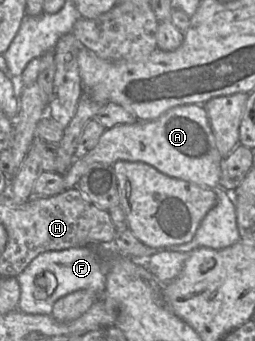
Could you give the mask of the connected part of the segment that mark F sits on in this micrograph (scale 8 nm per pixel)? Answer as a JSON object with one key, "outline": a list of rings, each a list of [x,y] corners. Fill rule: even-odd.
{"outline":[[[92,246],[72,247],[61,251],[46,251],[37,255],[16,277],[20,286],[18,310],[26,314],[51,315],[54,303],[61,297],[80,289],[88,289],[97,296],[103,295],[105,274],[103,256],[99,256]],[[44,272],[51,272],[56,279],[56,287],[47,297],[38,300],[34,297],[37,289],[45,290],[41,283]]]}

